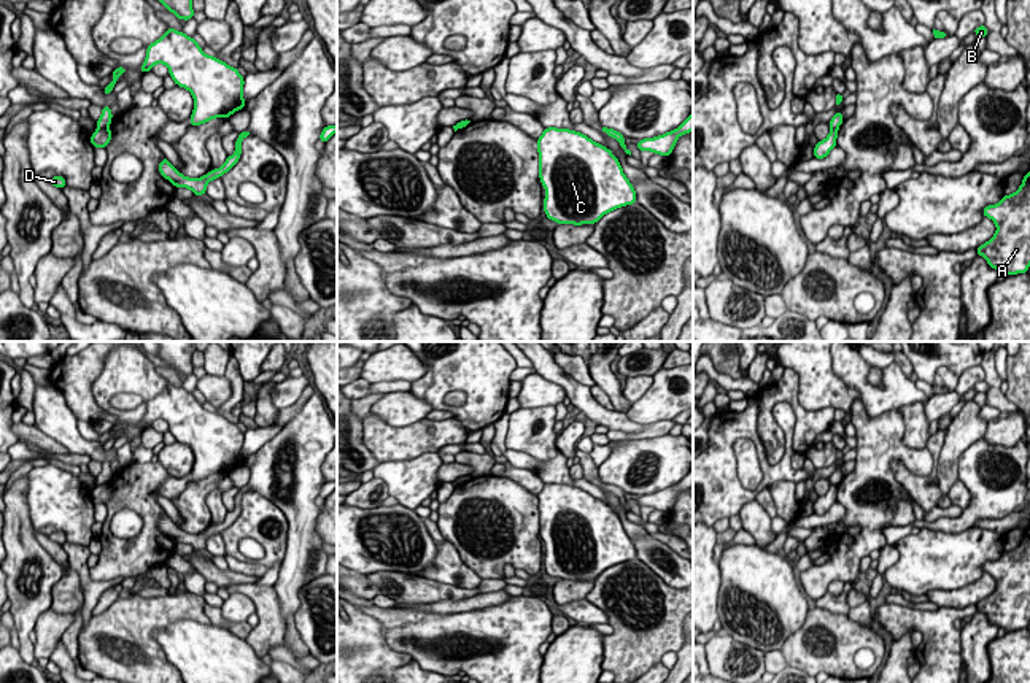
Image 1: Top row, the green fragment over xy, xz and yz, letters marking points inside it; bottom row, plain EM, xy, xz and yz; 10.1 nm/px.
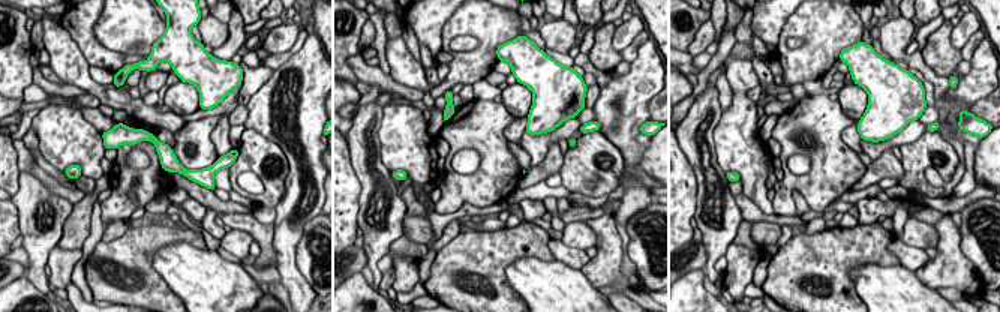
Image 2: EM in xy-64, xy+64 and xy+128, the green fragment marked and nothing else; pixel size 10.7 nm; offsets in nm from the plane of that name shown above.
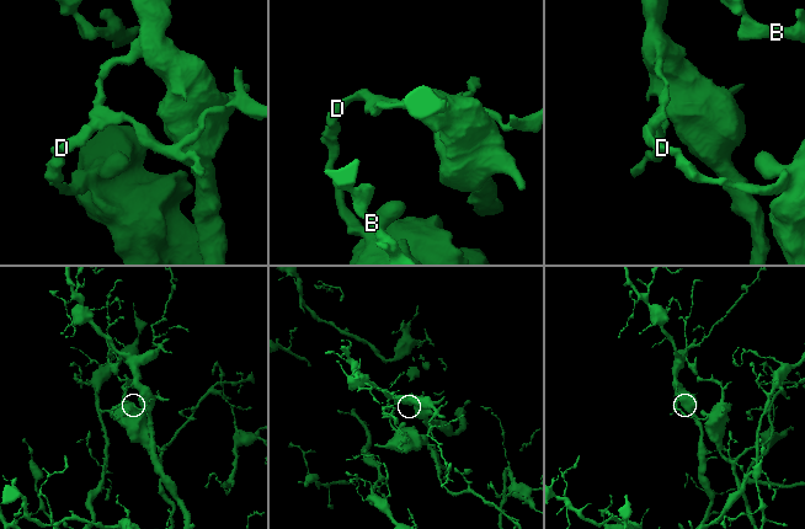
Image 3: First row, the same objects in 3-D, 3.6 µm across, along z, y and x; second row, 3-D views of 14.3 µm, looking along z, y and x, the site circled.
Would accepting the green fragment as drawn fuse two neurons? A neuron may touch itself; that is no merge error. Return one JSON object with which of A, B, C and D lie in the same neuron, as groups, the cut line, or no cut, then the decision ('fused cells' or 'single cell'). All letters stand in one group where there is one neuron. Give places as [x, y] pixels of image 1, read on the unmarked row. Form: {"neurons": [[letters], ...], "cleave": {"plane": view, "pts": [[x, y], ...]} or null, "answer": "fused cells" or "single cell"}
{"neurons": [["A", "B", "D"], ["C"]], "cleave": {"plane": "xy", "pts": [[108, 482], [97, 485]]}, "answer": "fused cells"}

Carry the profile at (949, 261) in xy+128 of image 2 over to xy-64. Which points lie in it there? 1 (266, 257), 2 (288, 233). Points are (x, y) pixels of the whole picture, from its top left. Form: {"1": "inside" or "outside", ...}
{"1": "inside", "2": "outside"}

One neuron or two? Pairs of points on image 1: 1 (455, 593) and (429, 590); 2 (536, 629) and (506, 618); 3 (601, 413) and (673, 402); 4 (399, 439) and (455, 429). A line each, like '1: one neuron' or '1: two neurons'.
1: one neuron
2: one neuron
3: two neurons
4: one neuron

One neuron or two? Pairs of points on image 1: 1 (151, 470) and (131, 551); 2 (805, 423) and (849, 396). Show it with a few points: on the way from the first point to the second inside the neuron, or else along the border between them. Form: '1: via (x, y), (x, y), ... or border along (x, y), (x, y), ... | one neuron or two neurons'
1: via (147, 491), (148, 531) | one neuron
2: border along (800, 386), (798, 402), (803, 407), (835, 409) | two neurons

